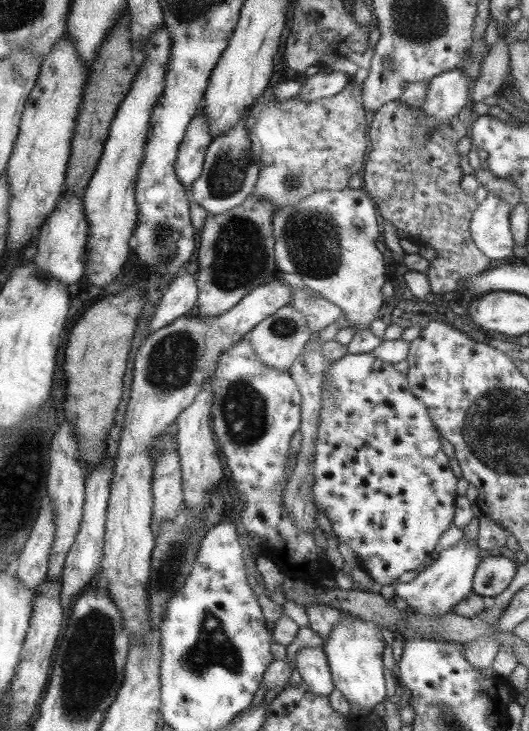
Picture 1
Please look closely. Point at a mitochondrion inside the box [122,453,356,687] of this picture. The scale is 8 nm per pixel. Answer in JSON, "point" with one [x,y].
{"point":[214,649]}

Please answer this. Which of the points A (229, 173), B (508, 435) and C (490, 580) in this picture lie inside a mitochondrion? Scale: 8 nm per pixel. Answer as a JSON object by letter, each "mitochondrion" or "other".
{"A":"mitochondrion","B":"mitochondrion","C":"mitochondrion"}

